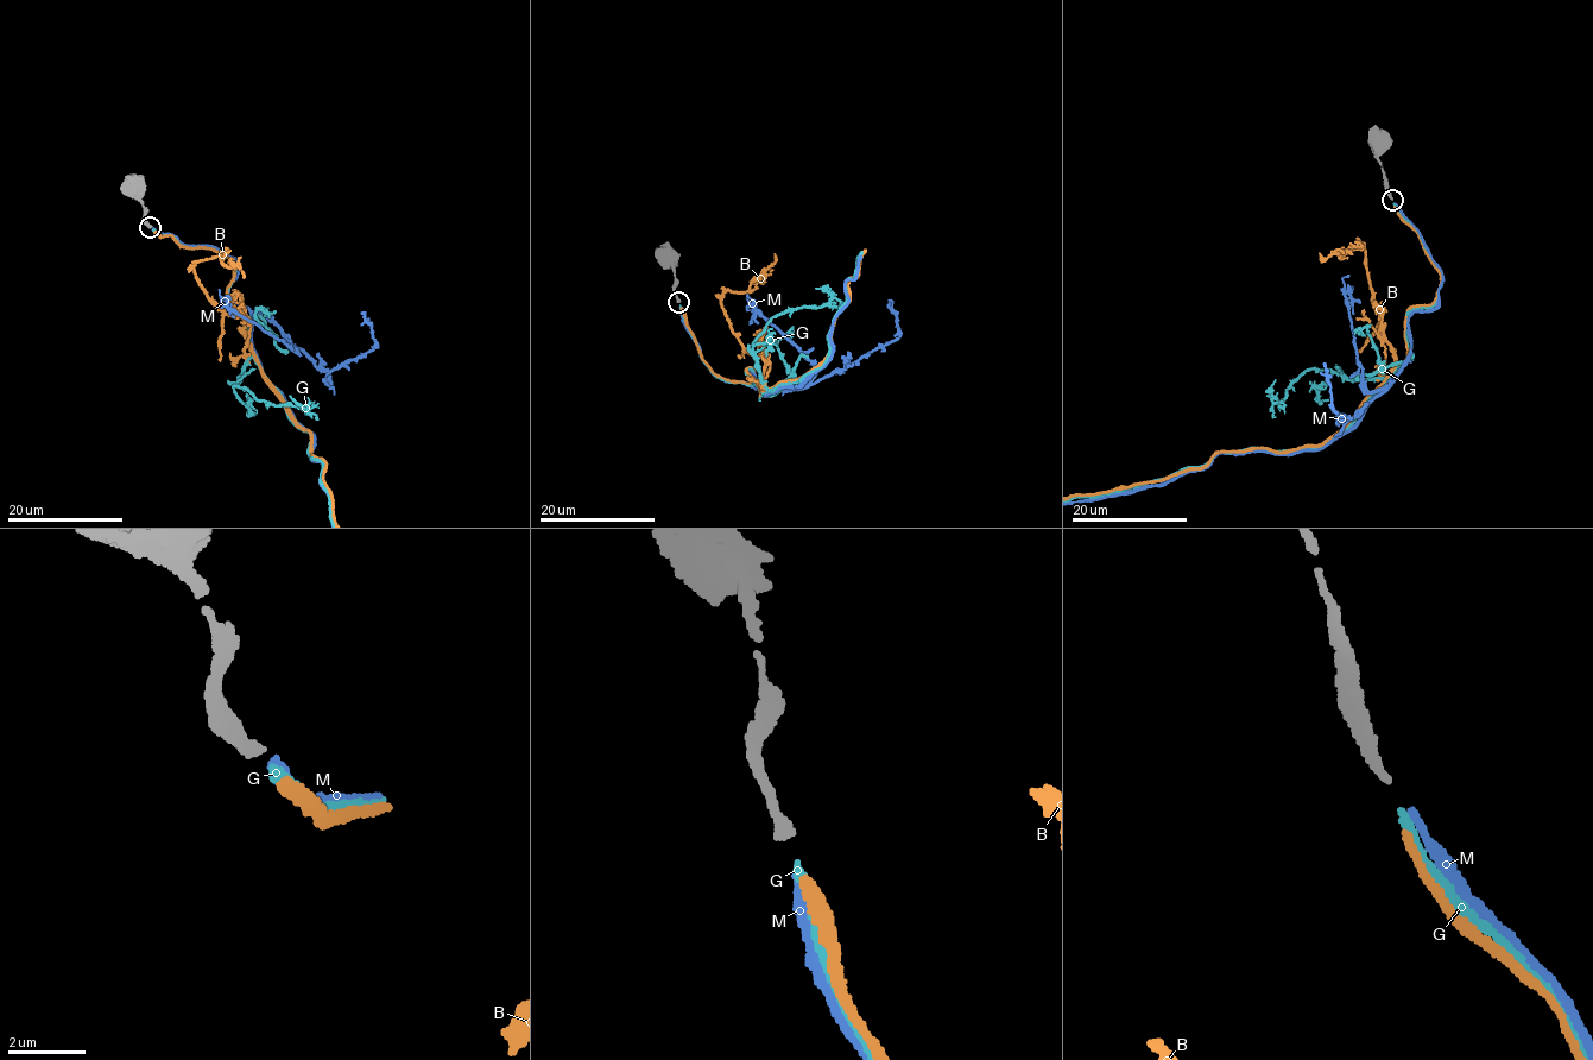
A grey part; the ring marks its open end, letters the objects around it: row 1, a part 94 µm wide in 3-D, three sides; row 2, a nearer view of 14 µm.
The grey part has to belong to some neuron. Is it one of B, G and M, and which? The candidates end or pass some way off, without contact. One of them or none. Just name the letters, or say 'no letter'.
M

